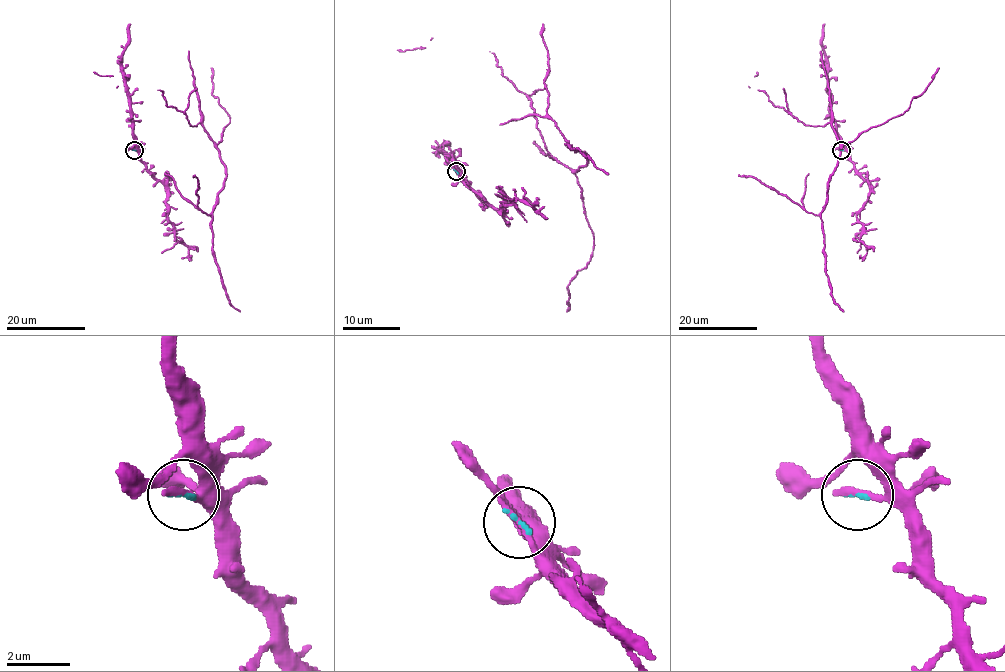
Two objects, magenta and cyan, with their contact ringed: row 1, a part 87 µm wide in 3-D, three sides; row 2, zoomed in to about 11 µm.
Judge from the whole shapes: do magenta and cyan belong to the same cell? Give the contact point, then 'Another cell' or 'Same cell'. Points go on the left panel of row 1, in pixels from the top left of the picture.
Place: (134, 150). Same cell

